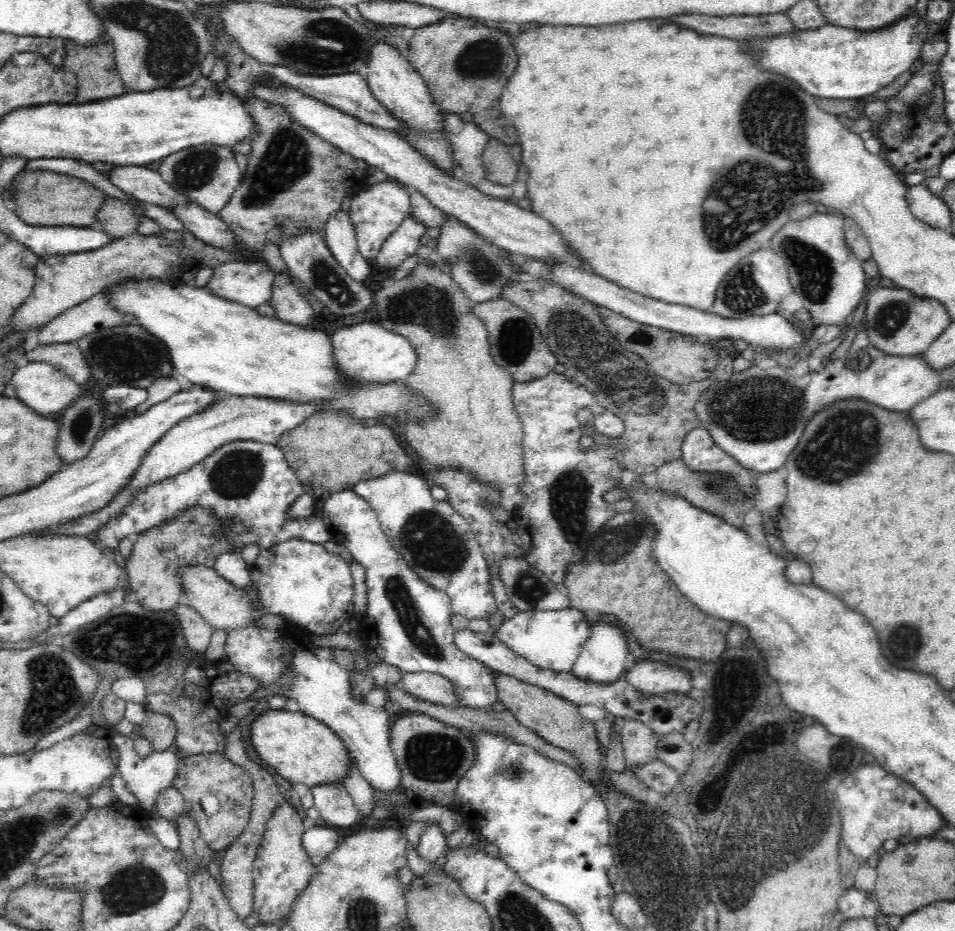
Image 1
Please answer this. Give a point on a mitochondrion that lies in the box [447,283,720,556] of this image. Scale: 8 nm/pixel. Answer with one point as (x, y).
(620, 380)

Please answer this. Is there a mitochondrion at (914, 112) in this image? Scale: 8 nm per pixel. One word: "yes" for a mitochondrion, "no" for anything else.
no

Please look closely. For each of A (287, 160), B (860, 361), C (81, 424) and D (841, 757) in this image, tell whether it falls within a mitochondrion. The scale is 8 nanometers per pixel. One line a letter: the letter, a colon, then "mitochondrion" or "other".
A: mitochondrion
B: mitochondrion
C: mitochondrion
D: mitochondrion

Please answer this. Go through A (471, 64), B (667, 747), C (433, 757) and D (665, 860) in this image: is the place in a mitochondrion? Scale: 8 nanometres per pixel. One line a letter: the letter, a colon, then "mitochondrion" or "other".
A: mitochondrion
B: mitochondrion
C: mitochondrion
D: mitochondrion

